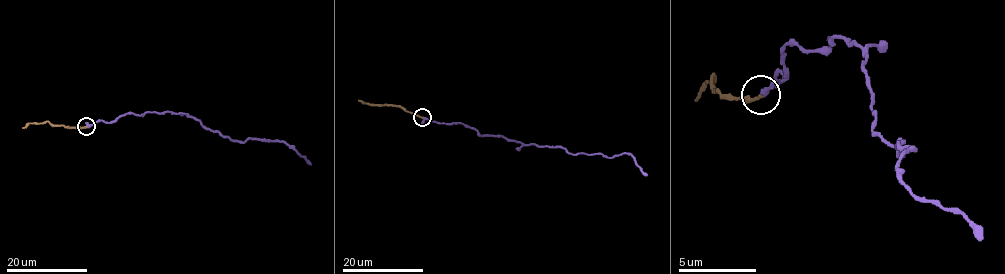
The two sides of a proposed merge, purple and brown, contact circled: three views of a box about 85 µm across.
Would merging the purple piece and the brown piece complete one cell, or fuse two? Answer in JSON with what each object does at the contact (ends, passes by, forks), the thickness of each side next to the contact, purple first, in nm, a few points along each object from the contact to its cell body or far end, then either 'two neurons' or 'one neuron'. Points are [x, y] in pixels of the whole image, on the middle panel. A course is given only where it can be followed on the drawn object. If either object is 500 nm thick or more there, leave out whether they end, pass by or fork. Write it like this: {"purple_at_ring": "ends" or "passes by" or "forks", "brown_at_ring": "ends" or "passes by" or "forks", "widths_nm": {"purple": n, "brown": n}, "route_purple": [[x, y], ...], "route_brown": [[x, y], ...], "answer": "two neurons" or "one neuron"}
{"purple_at_ring": "passes by", "brown_at_ring": "ends", "widths_nm": {"purple": 280, "brown": 190}, "route_purple": [[423, 118], [462, 124], [480, 135], [525, 145], [562, 147], [569, 153], [627, 153], [646, 175]], "route_brown": [[423, 118], [400, 107], [359, 100]], "answer": "one neuron"}

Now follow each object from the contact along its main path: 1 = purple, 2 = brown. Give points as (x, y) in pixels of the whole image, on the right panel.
1: (762, 96), (785, 76), (785, 45), (855, 45), (875, 131), (913, 150), (898, 170), (983, 240)
2: (762, 96), (738, 100), (723, 96), (715, 88), (715, 76), (711, 84), (707, 80), (695, 100)

